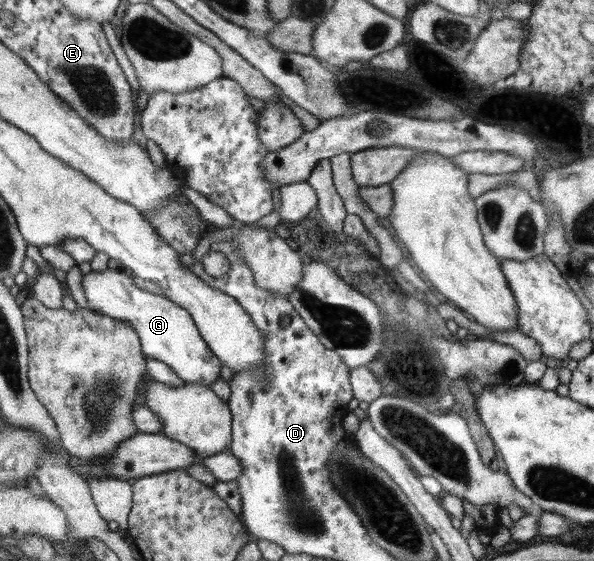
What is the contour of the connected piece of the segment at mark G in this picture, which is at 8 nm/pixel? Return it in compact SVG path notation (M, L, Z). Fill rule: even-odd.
M106 269L83 275L84 296L90 306L116 320L125 320L139 336L146 357L167 364L182 381L190 384L211 385L220 379L221 360L208 348L200 336L191 314L164 295L154 294L135 285L133 277L123 269Z

